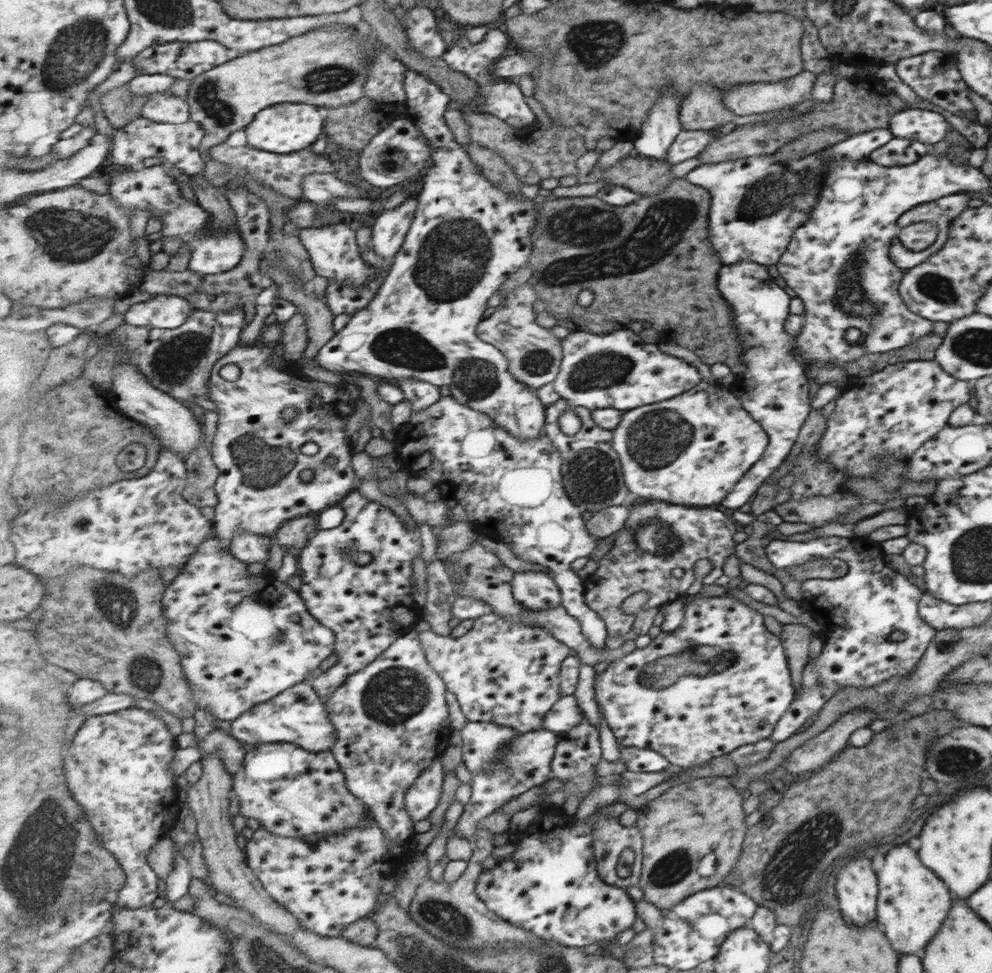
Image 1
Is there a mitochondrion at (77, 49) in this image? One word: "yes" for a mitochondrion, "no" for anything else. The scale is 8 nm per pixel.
yes

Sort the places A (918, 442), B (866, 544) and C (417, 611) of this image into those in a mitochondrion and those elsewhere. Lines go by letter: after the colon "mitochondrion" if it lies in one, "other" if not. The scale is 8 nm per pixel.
A: other
B: other
C: other

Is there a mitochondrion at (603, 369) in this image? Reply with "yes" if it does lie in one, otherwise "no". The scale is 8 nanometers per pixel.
yes

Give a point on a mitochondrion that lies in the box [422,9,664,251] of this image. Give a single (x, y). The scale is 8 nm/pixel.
(594, 42)

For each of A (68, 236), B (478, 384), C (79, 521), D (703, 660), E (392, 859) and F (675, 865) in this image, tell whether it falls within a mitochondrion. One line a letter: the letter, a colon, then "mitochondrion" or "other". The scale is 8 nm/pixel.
A: mitochondrion
B: mitochondrion
C: mitochondrion
D: mitochondrion
E: other
F: mitochondrion

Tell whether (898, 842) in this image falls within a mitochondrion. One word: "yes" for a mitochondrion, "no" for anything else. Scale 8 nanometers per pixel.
no

